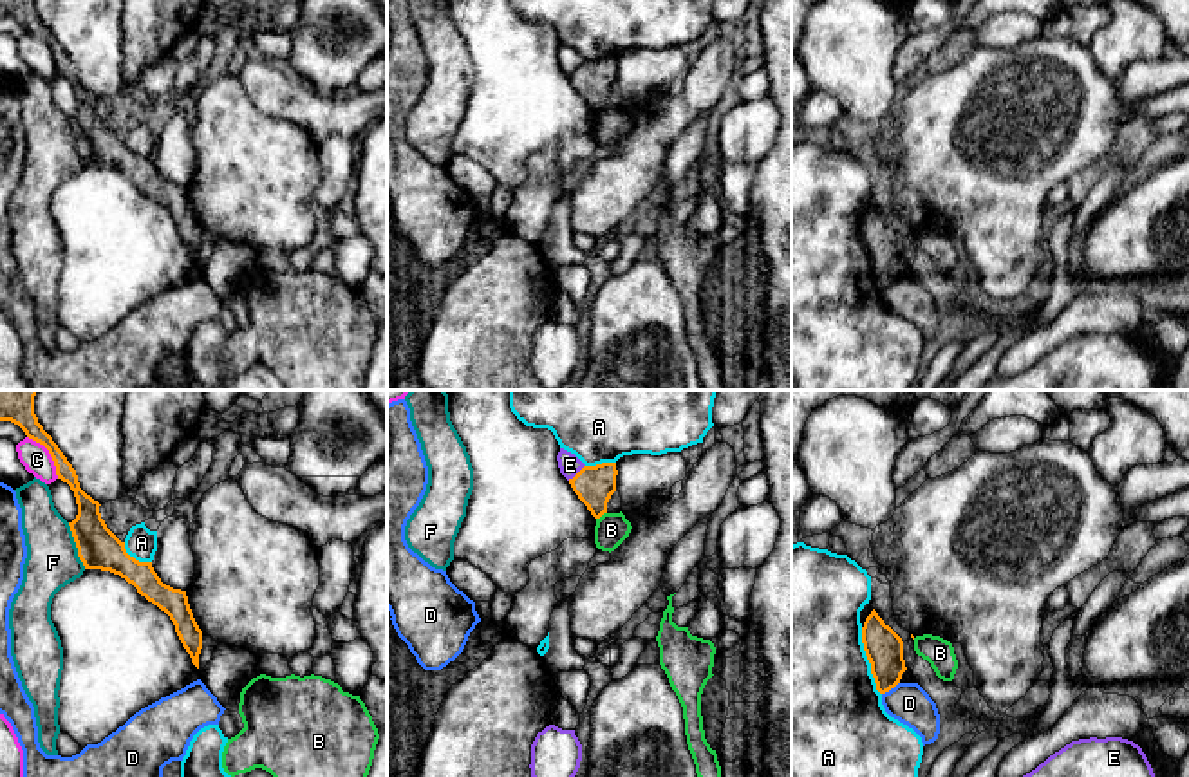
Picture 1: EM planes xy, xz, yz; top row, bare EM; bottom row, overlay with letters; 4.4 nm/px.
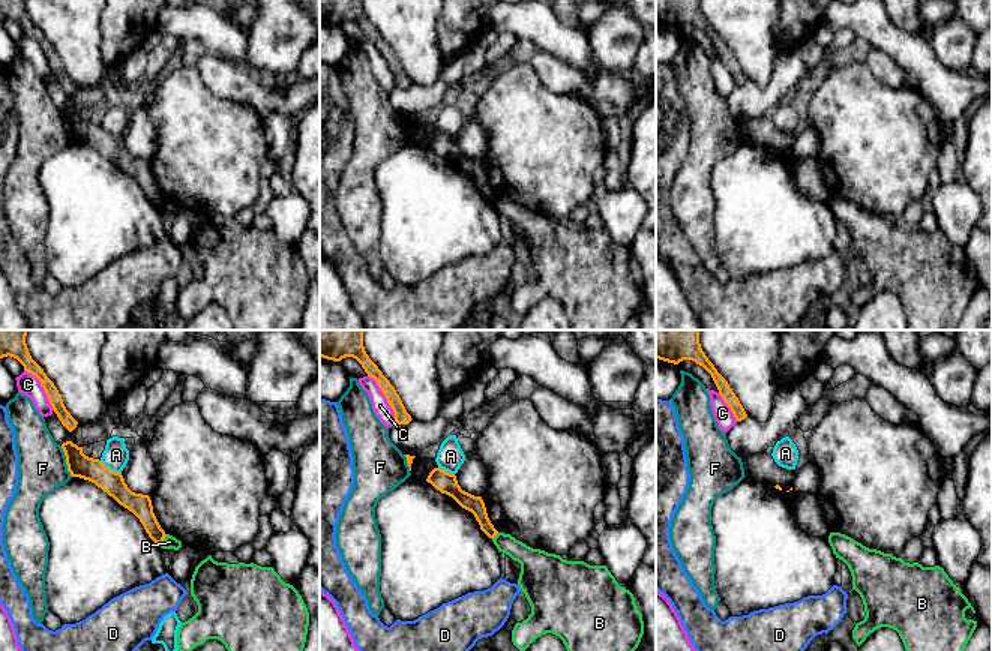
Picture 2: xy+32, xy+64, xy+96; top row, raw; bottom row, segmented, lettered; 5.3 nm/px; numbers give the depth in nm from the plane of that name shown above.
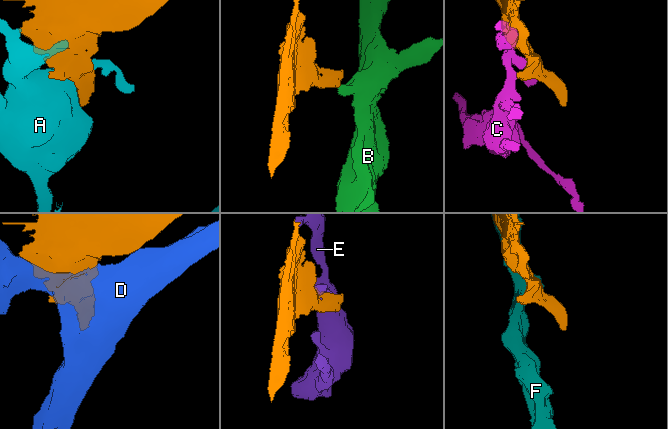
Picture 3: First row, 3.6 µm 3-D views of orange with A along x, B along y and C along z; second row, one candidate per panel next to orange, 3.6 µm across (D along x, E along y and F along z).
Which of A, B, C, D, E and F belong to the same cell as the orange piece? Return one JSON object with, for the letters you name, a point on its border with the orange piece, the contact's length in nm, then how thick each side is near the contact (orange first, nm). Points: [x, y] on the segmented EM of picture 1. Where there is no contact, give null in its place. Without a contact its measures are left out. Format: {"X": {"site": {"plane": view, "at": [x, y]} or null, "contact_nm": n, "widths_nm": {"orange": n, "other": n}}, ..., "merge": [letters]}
{"merge": []}

